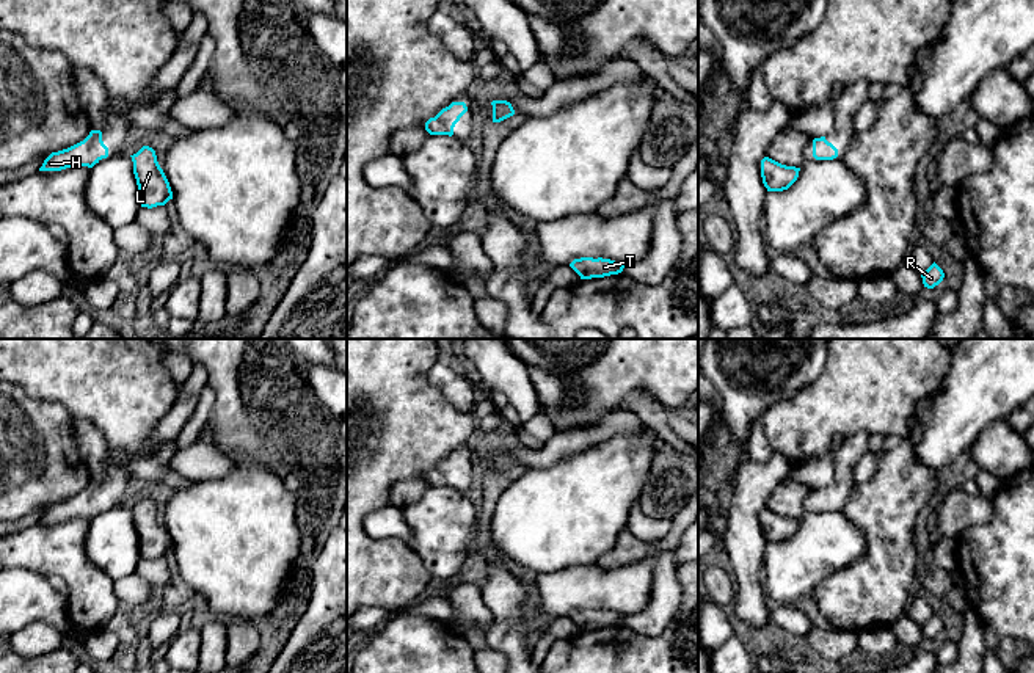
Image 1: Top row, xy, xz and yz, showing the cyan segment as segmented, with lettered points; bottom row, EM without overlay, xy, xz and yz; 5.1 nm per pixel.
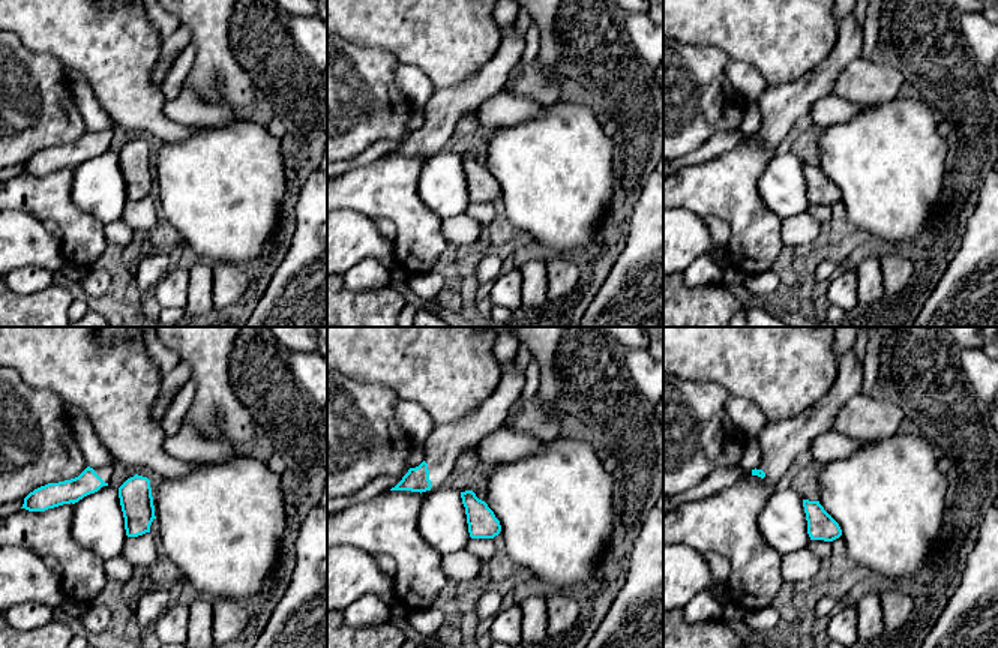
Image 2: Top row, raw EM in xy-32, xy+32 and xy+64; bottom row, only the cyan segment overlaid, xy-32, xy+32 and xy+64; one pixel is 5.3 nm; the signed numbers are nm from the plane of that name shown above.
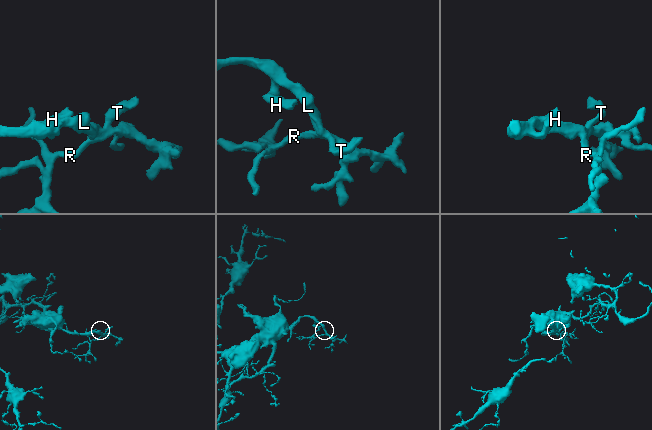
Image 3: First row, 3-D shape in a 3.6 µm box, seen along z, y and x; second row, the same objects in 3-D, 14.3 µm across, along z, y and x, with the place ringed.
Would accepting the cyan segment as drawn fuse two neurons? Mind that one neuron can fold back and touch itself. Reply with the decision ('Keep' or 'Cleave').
Keep

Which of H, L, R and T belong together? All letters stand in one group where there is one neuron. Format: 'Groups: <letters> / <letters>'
Groups: H L R T

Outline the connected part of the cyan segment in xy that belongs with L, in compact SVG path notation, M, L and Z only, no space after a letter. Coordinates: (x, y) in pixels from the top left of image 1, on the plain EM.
M143 497L137 505L130 507L133 513L133 526L137 530L141 558L165 557L173 551L169 533L157 513L155 502Z

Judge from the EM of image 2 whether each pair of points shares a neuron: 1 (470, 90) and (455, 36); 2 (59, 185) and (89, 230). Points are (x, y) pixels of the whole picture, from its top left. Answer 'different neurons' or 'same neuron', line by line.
1: different neurons
2: same neuron

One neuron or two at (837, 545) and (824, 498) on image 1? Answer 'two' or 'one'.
two

